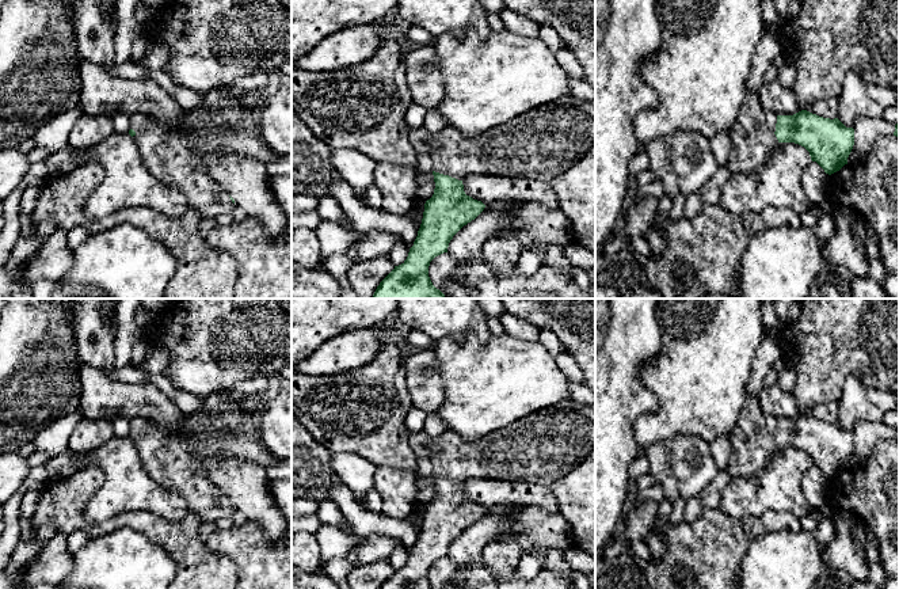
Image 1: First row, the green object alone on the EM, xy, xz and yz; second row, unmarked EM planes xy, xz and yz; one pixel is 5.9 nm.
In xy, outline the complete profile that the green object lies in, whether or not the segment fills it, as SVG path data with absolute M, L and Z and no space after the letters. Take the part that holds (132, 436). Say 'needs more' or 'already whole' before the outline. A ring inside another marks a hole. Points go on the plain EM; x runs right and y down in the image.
needs more; M229 388L214 392L213 395L209 395L206 398L203 398L205 402L205 408L198 411L198 413L190 413L186 414L182 419L180 419L180 426L179 428L174 428L174 429L165 429L161 425L153 422L152 419L148 418L142 418L142 417L137 417L134 419L130 421L130 434L129 438L133 441L137 453L140 455L140 459L146 470L146 472L149 474L149 476L161 487L179 494L180 497L183 497L187 501L188 505L188 512L197 514L202 521L205 520L218 520L222 517L232 517L233 513L236 512L235 504L224 494L221 493L209 479L207 479L207 474L205 470L205 461L206 460L213 460L217 457L229 457L233 460L241 460L241 461L251 461L251 463L256 463L264 468L270 467L270 466L275 466L278 463L281 463L283 459L278 459L275 456L273 456L263 445L260 441L260 428L262 428L262 414L260 413L254 413L254 411L244 411L243 410L243 400L247 398L241 398L237 402L228 402L226 396L229 394Z

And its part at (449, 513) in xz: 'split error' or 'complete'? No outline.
split error

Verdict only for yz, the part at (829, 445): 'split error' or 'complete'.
split error

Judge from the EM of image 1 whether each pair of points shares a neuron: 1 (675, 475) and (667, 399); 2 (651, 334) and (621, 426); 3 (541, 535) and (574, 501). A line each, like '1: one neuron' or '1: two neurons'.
1: two neurons
2: one neuron
3: two neurons

